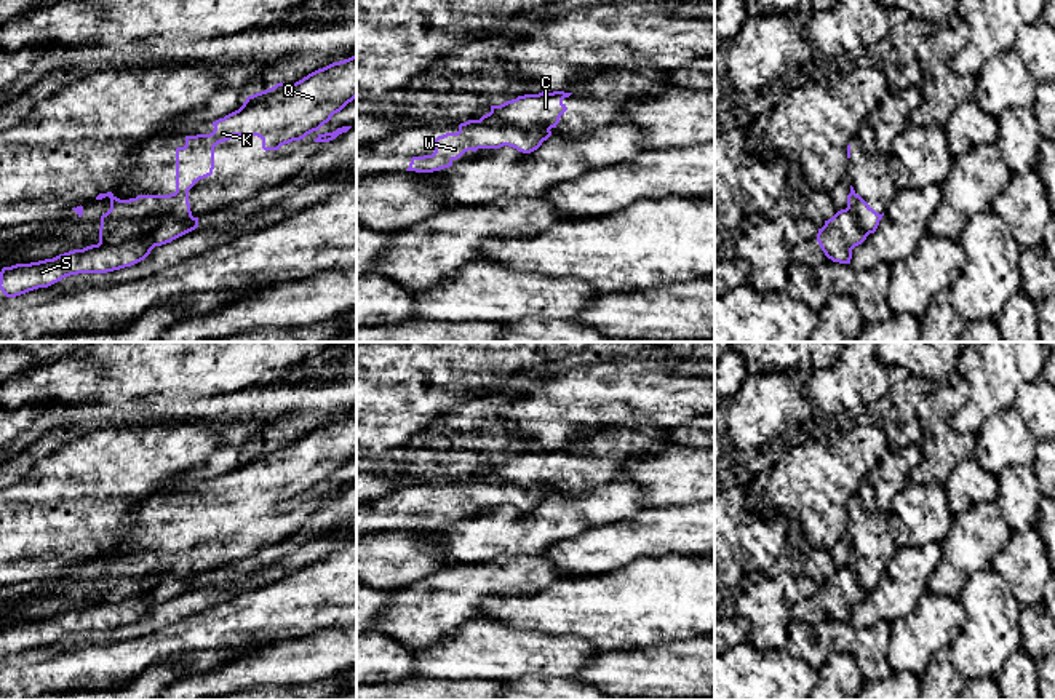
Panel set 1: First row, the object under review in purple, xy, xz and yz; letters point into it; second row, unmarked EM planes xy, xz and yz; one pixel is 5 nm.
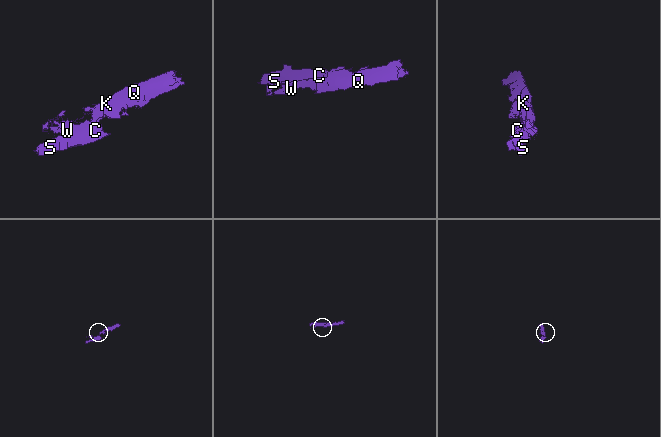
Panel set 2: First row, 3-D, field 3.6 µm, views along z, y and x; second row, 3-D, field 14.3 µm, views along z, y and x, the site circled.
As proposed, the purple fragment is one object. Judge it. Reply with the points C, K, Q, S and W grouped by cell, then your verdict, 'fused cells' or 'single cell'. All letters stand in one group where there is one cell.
groups C S / K Q W; fused cells

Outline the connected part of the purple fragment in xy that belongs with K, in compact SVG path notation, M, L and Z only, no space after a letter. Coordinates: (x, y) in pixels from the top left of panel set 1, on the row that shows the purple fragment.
M356 54L318 69L302 80L275 86L248 96L243 105L213 121L214 129L209 134L185 136L185 145L176 149L176 192L169 195L137 195L136 198L120 200L112 192L99 193L96 200L110 198L110 209L101 216L99 243L120 245L133 237L150 232L161 216L171 216L176 221L192 217L189 190L200 181L213 174L214 147L233 136L262 139L262 149L278 150L293 141L301 141L307 134L318 131L331 117L340 112L356 97Z

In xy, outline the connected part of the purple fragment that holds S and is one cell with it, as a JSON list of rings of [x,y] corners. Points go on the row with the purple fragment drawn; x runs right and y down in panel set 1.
[[[161,216],[150,232],[120,245],[98,243],[53,259],[3,267],[0,272],[0,289],[6,297],[16,297],[38,288],[48,288],[70,275],[107,273],[131,267],[144,261],[155,246],[171,243],[197,227],[198,217],[193,216],[187,221]]]

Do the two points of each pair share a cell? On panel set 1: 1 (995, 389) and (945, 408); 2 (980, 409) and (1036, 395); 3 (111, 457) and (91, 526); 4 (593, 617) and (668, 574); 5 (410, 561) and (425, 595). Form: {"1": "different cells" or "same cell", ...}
{"1": "different cells", "2": "different cells", "3": "same cell", "4": "same cell", "5": "different cells"}

